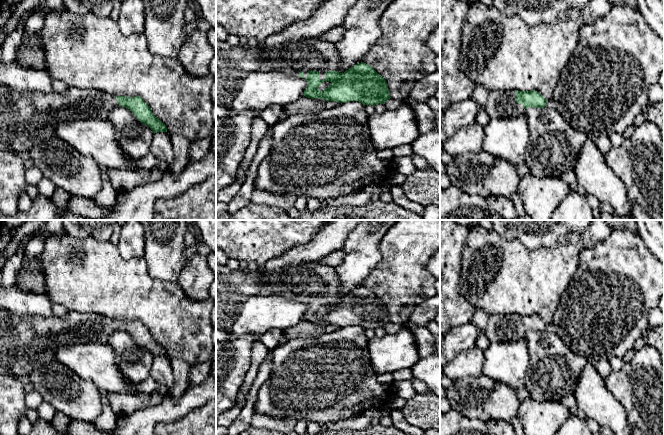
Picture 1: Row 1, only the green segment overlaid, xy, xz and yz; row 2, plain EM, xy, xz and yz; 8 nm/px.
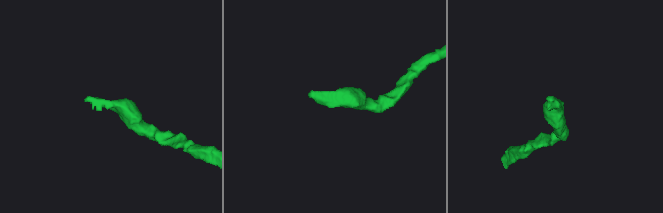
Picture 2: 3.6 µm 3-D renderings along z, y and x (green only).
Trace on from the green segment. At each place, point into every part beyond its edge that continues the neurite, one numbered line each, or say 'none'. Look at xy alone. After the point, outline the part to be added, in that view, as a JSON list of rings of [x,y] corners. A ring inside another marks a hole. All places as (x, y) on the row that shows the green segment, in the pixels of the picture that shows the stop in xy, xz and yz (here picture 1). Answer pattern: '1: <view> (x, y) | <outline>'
1: xy (26, 119) | [[[0,84],[0,149],[18,152],[28,152],[37,143],[46,138],[56,136],[55,123],[68,118],[106,118],[108,113],[119,106],[116,96],[98,90],[79,89],[68,87],[62,93],[41,93],[13,91]]]

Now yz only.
1: yz (500, 104) | [[[515,90],[490,91],[483,107],[490,119],[514,118],[523,115],[526,110],[522,104],[515,102]]]

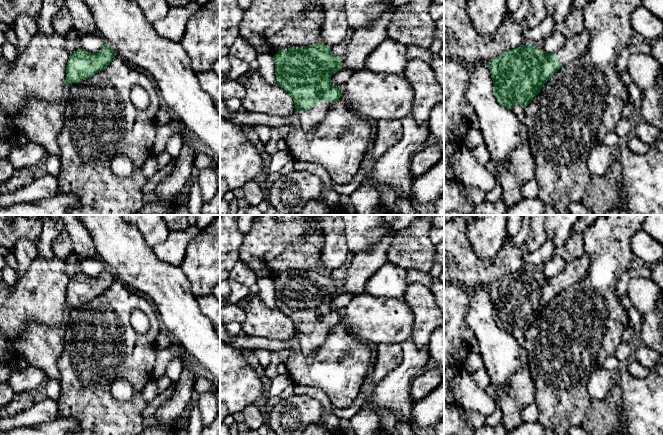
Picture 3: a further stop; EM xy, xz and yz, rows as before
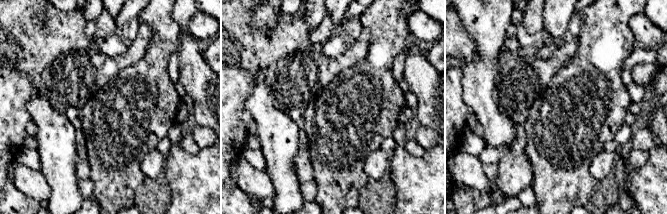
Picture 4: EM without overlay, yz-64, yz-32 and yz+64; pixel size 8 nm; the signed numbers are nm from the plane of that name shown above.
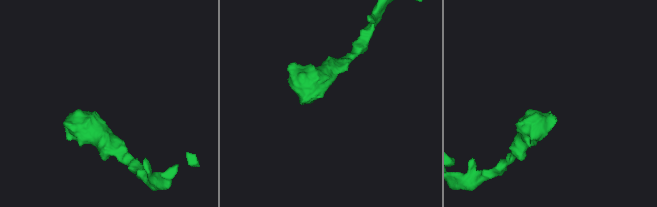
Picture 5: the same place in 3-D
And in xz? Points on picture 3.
1: xz (308, 119) | [[[319,102],[310,110],[299,110],[296,113],[297,121],[304,131],[311,131],[322,121],[332,103]]]

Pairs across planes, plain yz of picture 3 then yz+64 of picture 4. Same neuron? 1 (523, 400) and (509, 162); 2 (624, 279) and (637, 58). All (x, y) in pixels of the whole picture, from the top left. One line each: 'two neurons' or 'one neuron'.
1: one neuron
2: one neuron

